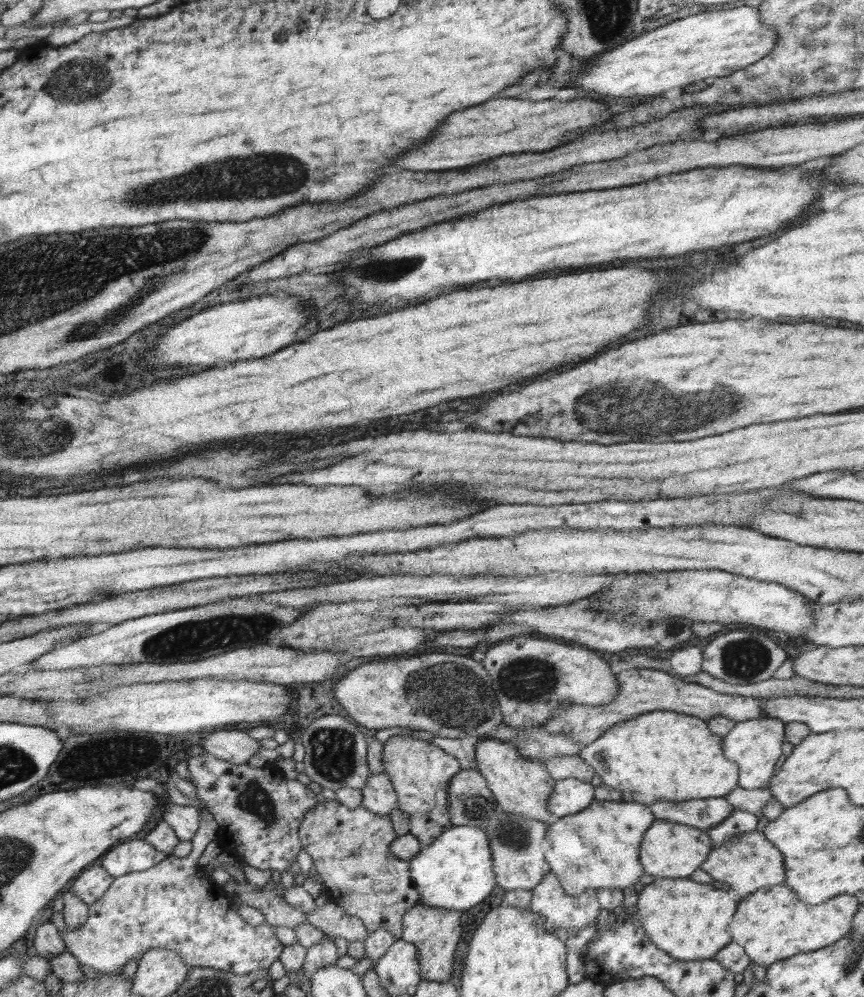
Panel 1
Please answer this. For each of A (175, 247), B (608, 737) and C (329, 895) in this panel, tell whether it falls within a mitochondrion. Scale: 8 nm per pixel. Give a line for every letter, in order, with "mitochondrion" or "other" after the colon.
A: mitochondrion
B: other
C: other

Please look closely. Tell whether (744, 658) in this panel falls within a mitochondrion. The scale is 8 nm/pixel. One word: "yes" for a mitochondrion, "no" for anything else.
yes

